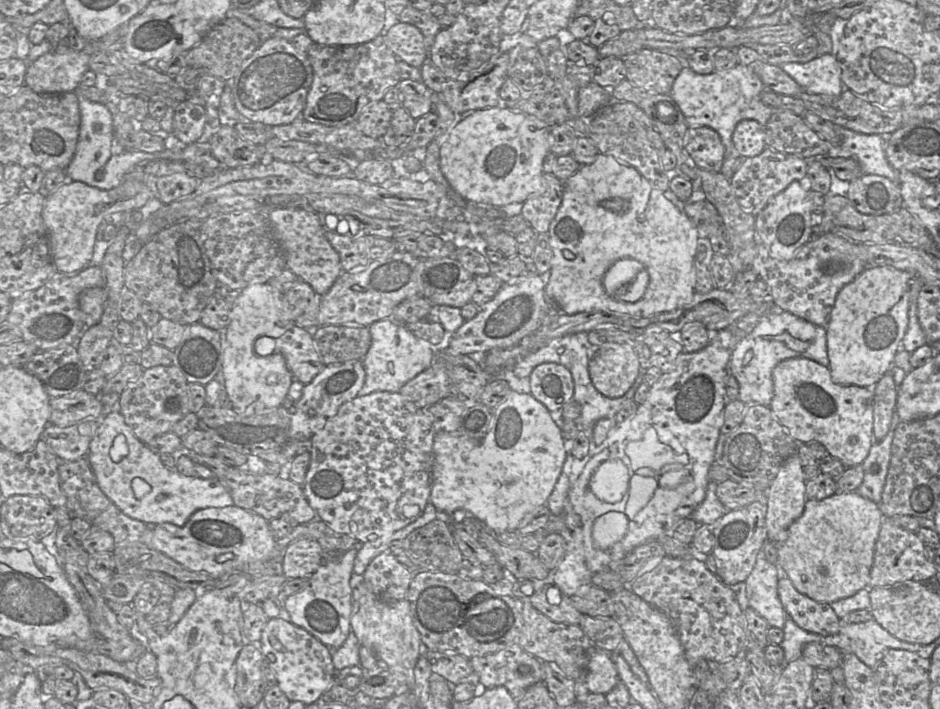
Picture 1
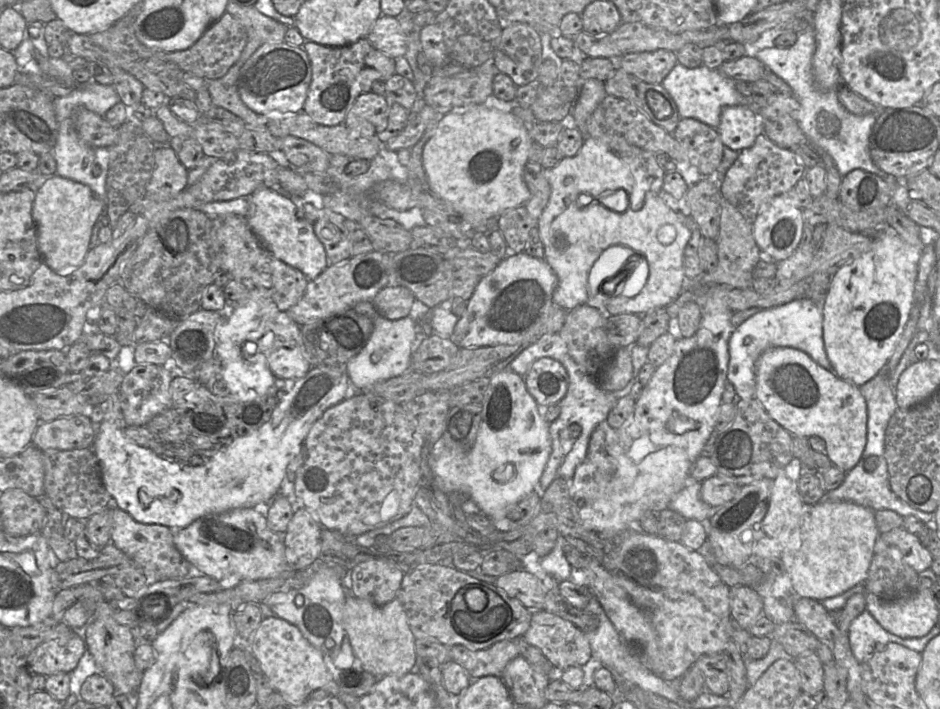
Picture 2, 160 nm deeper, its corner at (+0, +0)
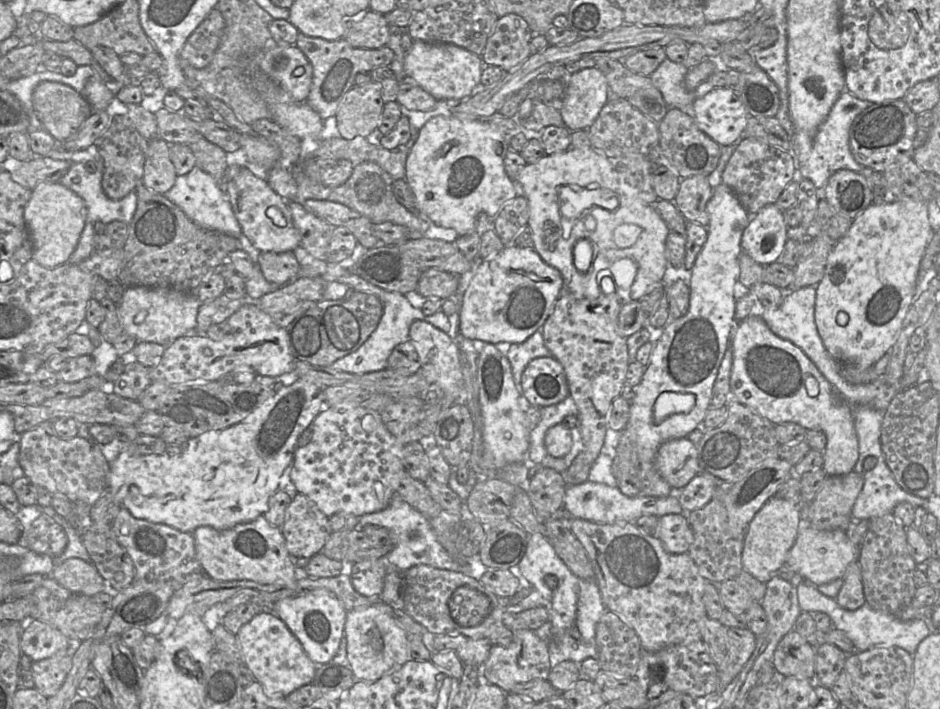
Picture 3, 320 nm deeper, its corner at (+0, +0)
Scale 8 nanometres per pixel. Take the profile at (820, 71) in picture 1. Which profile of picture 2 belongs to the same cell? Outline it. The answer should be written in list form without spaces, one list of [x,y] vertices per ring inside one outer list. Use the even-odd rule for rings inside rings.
[[[805,30],[798,34],[796,43],[789,48],[761,48],[755,51],[760,60],[775,75],[783,79],[793,90],[794,97],[801,105],[798,125],[810,142],[825,150],[833,159],[842,177],[854,169],[862,169],[877,175],[886,183],[897,179],[879,169],[869,155],[869,137],[878,115],[854,115],[840,103],[837,90],[822,90],[818,87],[813,73],[812,60],[816,50],[815,31]]]

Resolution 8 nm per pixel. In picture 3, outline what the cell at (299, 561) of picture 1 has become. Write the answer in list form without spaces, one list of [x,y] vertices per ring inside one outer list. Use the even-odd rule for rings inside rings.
[[[301,493],[292,499],[281,526],[286,548],[293,559],[319,554],[332,533],[329,517]]]

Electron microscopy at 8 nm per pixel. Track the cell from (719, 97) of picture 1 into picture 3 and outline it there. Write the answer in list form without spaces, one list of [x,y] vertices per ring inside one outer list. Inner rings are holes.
[[[666,58],[649,77],[670,108],[679,109],[694,117],[693,103],[697,95],[695,91],[689,91],[685,87],[687,71],[684,64]]]

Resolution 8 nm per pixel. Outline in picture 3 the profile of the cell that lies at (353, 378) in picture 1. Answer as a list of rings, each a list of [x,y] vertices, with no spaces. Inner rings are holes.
[[[299,378],[291,385],[283,386],[240,423],[190,437],[177,454],[143,455],[121,451],[109,464],[108,490],[133,517],[166,524],[181,532],[193,533],[200,526],[226,530],[253,521],[267,511],[269,498],[278,490],[286,492],[292,499],[297,495],[290,470],[296,450],[303,446],[299,446],[299,438],[312,427],[314,419],[326,405],[324,388]]]

